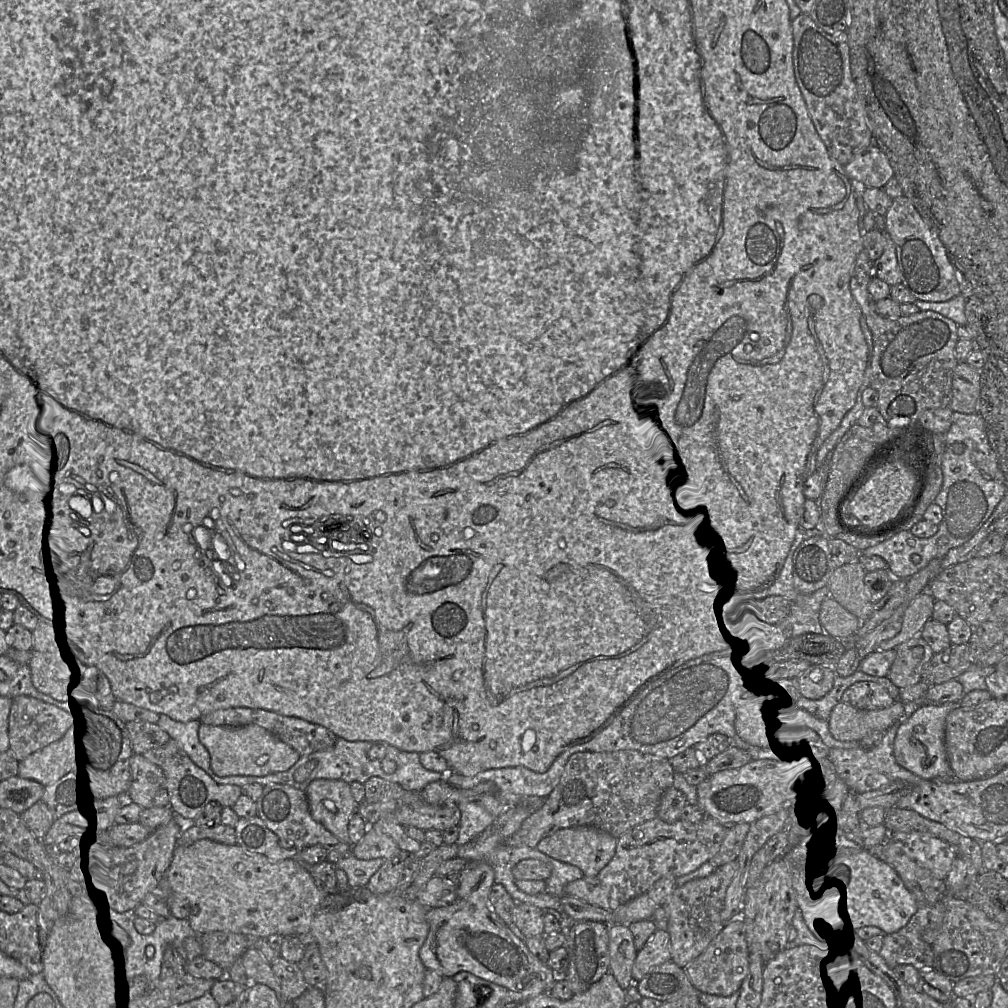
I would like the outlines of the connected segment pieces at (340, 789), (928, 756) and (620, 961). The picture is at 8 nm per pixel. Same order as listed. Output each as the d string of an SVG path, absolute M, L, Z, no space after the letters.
M316 779L306 791L310 813L340 841L351 844L349 821L358 809L350 784L343 780Z
M923 703L909 718L904 718L898 724L894 740L893 755L896 763L926 780L956 780L947 757L945 722L948 714L957 705Z
M609 926L608 952L609 972L620 987L626 990L633 984L632 968L637 954L633 935L628 926Z

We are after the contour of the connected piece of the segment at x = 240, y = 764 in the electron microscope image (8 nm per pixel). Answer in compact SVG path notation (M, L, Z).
M201 723L198 736L210 754L212 771L219 777L285 772L301 757L292 747L258 725L213 726Z

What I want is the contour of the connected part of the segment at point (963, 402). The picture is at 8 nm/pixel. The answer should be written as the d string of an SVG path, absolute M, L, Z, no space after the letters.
M959 362L952 378L952 394L949 408L953 412L978 414L981 373L968 365Z

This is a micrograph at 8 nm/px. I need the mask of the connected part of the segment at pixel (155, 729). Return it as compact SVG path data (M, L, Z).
M134 720L127 723L135 754L144 754L171 740L169 734L158 723Z

